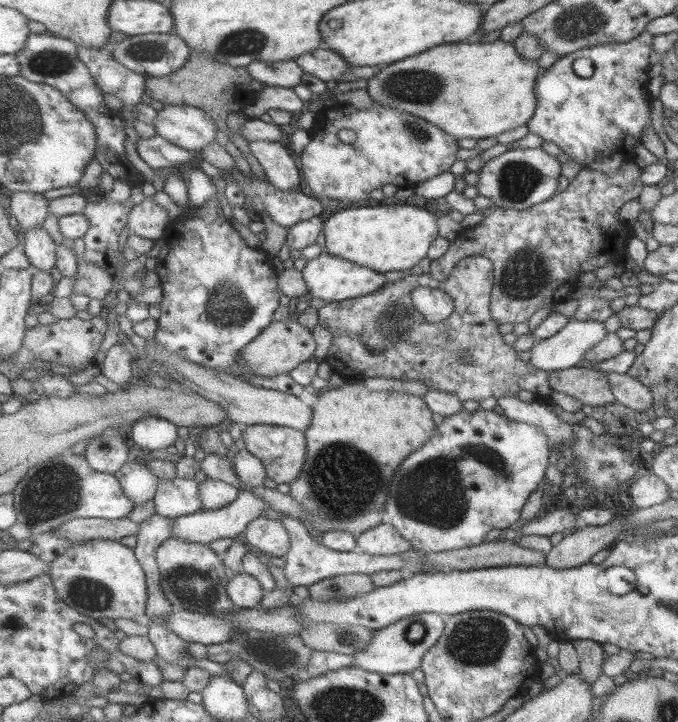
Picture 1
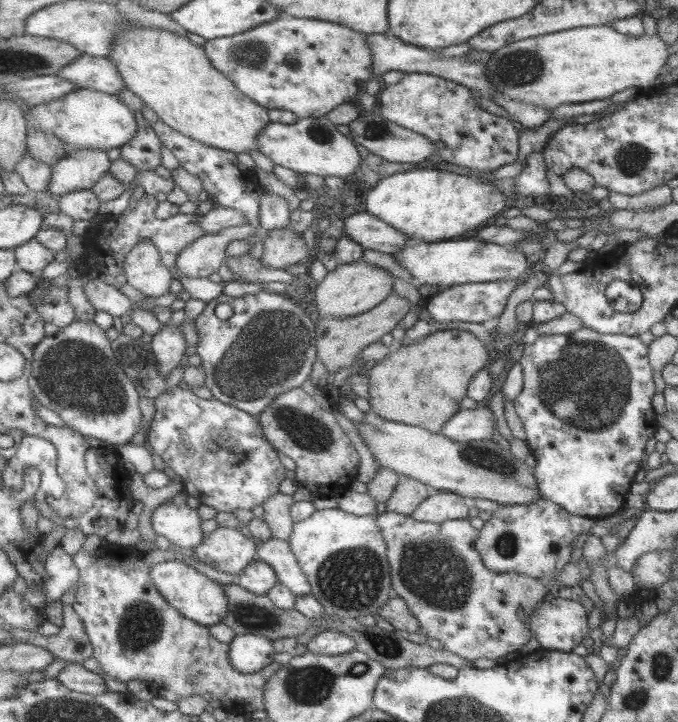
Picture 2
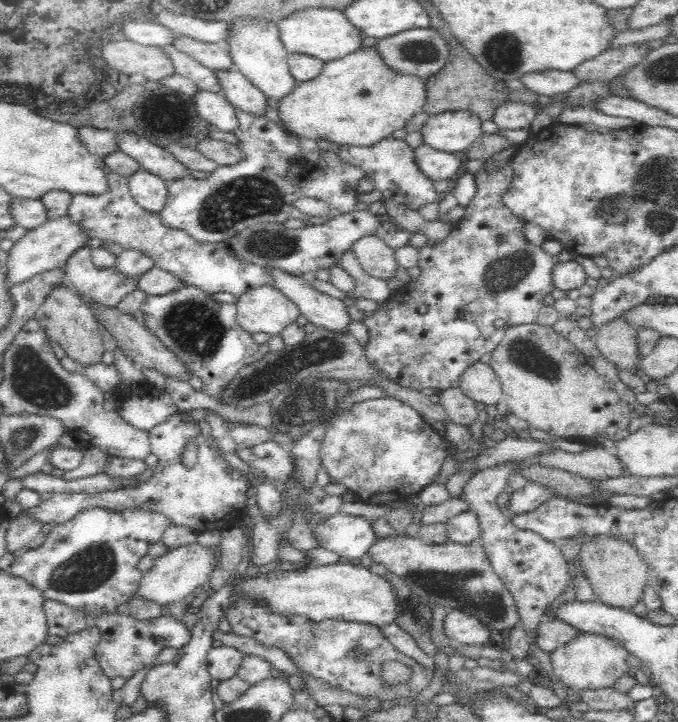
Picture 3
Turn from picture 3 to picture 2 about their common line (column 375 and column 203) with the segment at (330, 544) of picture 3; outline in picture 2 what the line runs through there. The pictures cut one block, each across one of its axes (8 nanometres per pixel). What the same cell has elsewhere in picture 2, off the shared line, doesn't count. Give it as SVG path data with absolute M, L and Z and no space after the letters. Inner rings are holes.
M188 492L179 493L153 512L153 528L183 549L194 550L205 542L203 520L196 508L187 506Z

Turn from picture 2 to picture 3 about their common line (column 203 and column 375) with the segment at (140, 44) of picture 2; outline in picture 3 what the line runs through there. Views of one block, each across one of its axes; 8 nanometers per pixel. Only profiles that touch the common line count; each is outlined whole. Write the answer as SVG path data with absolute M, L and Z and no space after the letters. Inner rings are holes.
M375 46L360 47L342 58L325 62L316 78L299 83L288 96L278 101L279 124L296 137L316 142L323 139L336 145L372 146L390 134L400 133L406 122L423 110L426 97L424 78L388 66Z

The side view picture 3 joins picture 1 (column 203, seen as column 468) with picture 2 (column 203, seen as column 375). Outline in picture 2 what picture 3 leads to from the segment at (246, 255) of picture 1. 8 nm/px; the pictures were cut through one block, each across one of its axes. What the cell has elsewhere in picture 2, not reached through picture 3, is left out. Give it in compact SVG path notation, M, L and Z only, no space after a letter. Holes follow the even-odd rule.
M272 290L259 291L256 294L231 297L221 294L219 298L207 303L203 314L197 318L200 343L197 345L196 360L205 368L206 386L215 399L231 404L253 416L259 417L280 395L303 386L310 380L313 364L318 360L318 325L314 316L307 314L285 293ZM223 302L233 308L233 315L226 321L220 320L215 308Z

